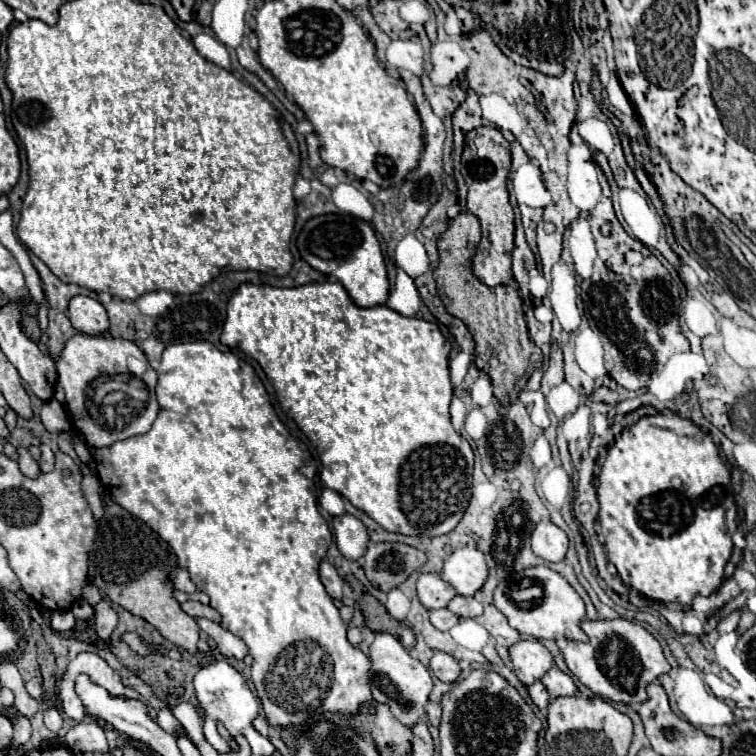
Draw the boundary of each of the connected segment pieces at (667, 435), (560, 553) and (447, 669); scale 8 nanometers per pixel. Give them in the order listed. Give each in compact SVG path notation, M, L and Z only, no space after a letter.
M659 413L659 415L643 417L635 425L623 429L621 435L617 437L617 441L607 449L607 457L605 457L605 463L603 463L601 473L599 473L597 499L599 499L599 525L601 525L601 531L605 535L607 557L617 567L617 573L623 579L625 585L637 589L641 595L645 595L651 601L661 601L661 603L673 603L675 601L675 603L681 603L681 605L689 605L693 601L693 597L697 597L697 595L709 597L711 593L717 591L717 587L723 581L723 569L725 569L725 565L731 557L731 551L733 551L731 515L735 513L737 507L735 507L735 499L733 499L729 469L721 461L719 449L715 447L711 437L705 435L697 425L693 425L687 419L681 419L675 413Z
M541 521L531 533L531 549L545 561L561 561L567 553L569 539L565 531L561 531L551 521Z
M435 651L433 653L433 657L431 657L431 671L435 673L437 679L441 679L445 683L455 683L457 677L461 675L459 663L451 655L447 655L443 651Z

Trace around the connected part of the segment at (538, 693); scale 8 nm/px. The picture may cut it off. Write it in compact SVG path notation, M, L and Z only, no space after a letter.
M535 681L533 685L529 685L529 697L531 697L531 701L541 709L541 711L545 711L547 709L547 705L549 705L549 695L547 695L547 691L545 691L545 687L543 687L543 683L541 681Z

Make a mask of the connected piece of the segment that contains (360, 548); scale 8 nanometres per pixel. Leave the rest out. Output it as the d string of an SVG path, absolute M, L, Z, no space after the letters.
M349 513L335 517L333 519L333 535L335 535L337 547L343 553L343 557L353 559L353 561L363 557L365 547L369 543L369 535L367 535L365 525L357 517L353 517Z

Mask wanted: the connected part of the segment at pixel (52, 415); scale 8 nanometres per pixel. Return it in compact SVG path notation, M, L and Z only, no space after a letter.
M52 398L43 404L40 419L45 429L50 433L59 433L63 429L69 429L67 411L57 399Z

